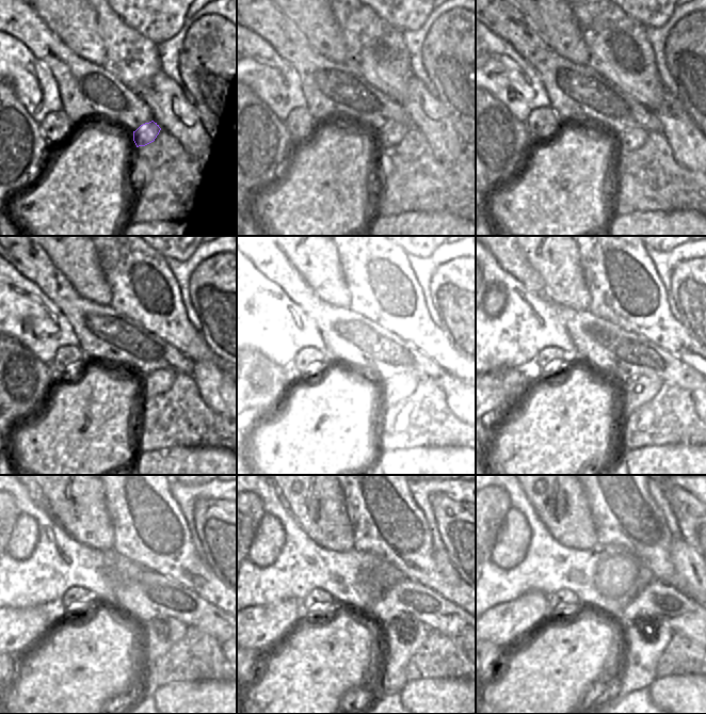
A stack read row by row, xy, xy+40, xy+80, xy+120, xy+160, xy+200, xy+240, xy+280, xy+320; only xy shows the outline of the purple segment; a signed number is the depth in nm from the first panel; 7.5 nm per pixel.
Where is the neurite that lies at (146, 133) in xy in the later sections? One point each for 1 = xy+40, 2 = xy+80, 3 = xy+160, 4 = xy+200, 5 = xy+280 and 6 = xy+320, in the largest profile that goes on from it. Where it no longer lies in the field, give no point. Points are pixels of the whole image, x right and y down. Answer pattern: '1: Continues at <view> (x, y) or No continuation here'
1: Continues at xy+40 (390, 135)
2: Continues at xy+80 (629, 140)
3: Continues at xy+160 (399, 386)
4: Continues at xy+200 (636, 391)
5: Continues at xy+280 (402, 639)
6: Continues at xy+320 (645, 641).

